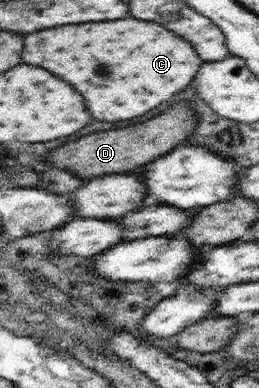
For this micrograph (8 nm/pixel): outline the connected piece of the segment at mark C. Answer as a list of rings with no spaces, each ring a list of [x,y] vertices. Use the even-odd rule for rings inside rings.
[[[123,17],[97,25],[59,25],[25,37],[23,63],[49,69],[73,85],[85,99],[93,119],[127,121],[145,115],[177,91],[183,91],[201,67],[195,49],[151,21]]]

